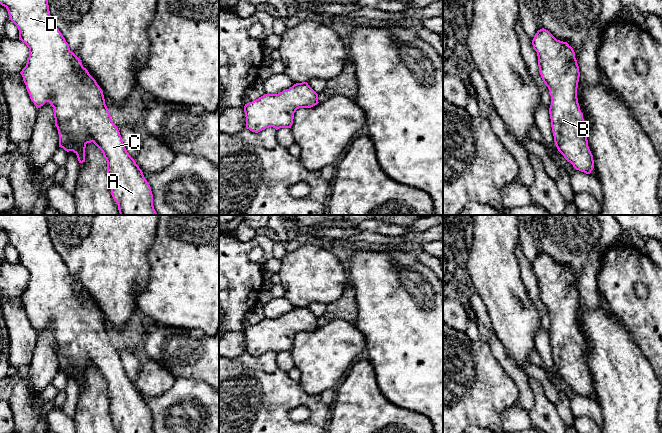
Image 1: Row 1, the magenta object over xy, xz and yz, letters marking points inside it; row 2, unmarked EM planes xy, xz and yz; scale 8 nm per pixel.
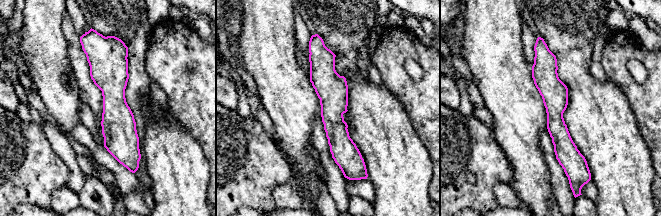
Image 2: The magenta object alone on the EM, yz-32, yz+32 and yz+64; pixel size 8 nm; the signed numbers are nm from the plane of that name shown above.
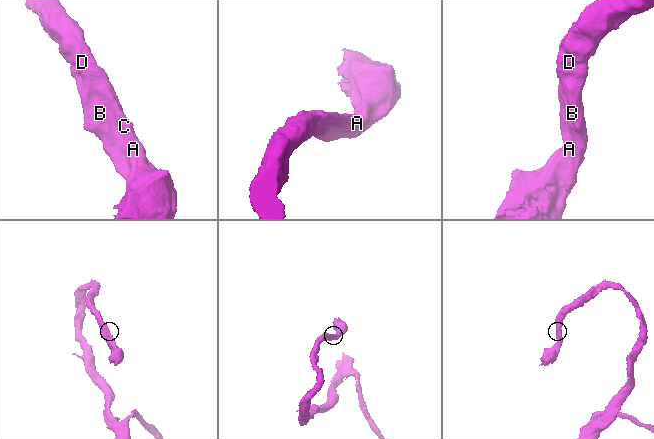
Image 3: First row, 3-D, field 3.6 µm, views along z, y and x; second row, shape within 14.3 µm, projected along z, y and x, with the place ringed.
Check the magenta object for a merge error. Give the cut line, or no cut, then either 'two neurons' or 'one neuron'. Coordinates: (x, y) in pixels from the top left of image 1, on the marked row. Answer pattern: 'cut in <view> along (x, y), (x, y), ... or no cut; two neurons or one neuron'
no cut; one neuron

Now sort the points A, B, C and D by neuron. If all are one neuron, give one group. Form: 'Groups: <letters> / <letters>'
Groups: A B C D

